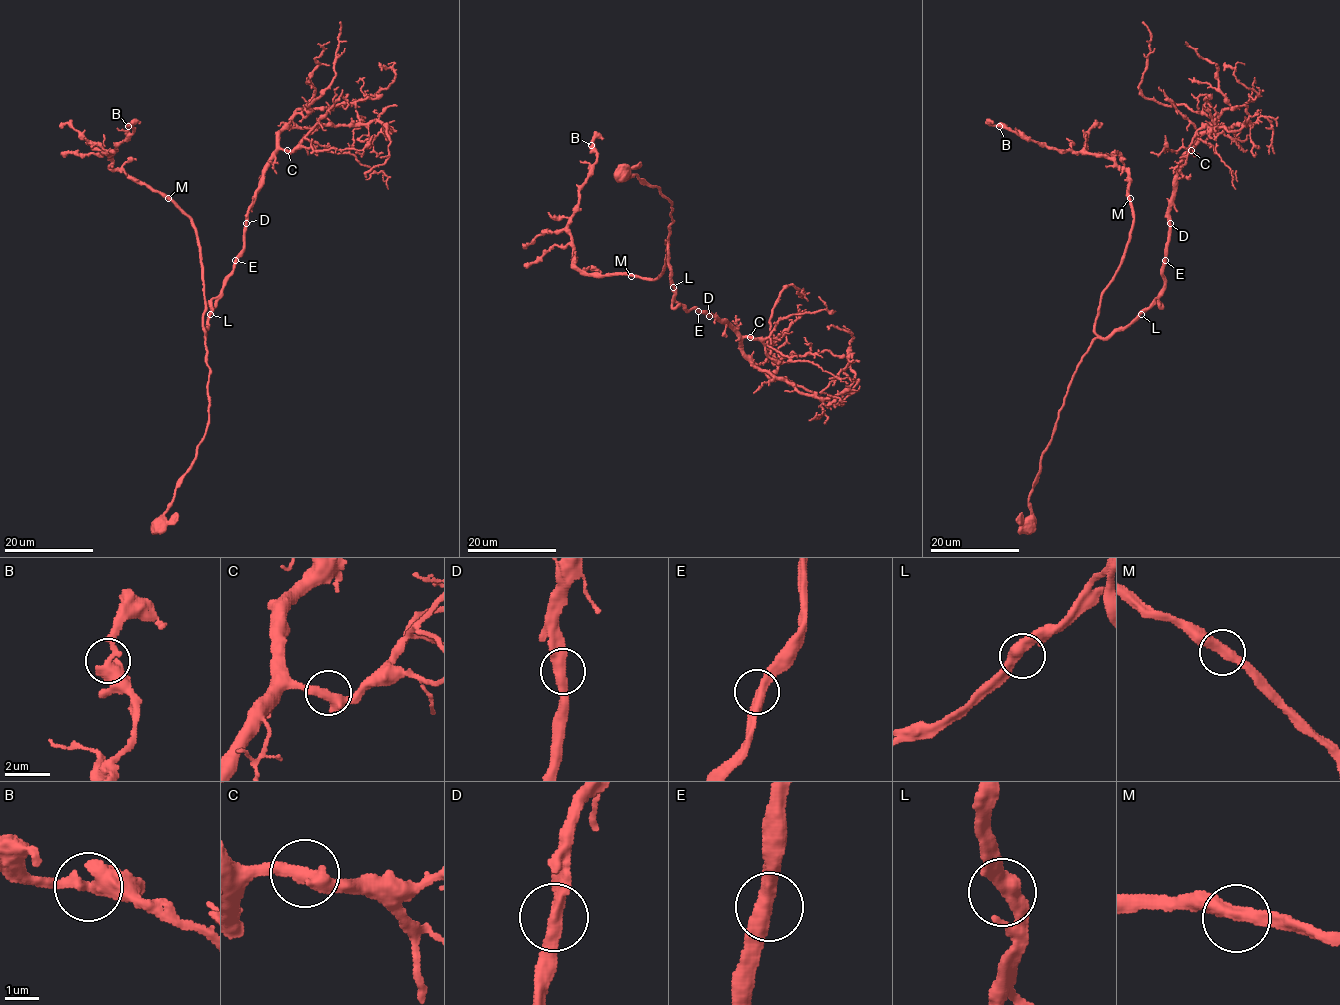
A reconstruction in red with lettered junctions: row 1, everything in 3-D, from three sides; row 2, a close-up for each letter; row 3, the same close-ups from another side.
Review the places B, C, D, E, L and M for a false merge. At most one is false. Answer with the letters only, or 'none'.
none

